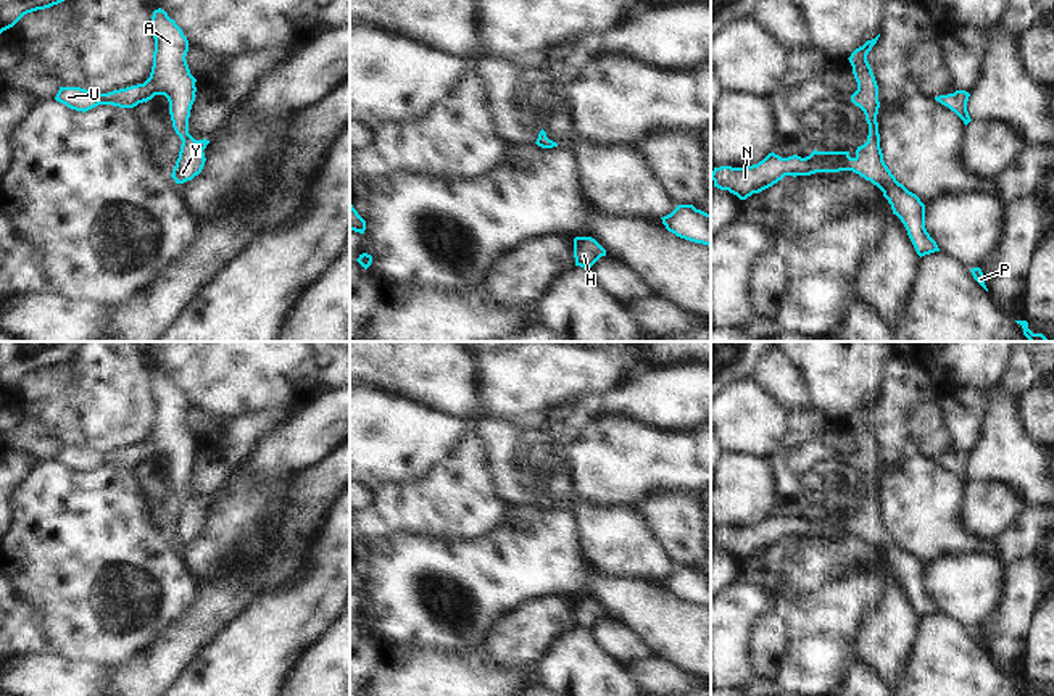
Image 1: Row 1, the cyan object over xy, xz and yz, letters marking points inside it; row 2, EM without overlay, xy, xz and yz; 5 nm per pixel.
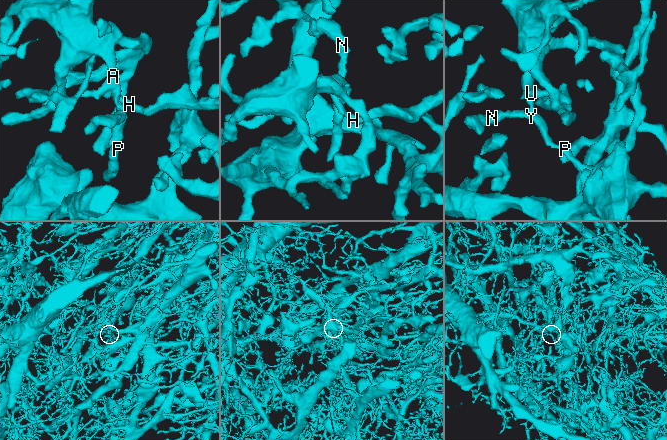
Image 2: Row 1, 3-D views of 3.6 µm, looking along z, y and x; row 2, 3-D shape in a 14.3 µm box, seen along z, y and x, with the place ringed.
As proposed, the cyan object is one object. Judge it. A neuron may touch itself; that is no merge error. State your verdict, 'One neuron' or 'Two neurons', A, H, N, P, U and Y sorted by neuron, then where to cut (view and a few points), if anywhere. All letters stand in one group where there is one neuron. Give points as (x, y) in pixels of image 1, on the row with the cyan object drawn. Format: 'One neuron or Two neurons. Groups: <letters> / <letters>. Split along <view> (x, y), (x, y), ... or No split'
One neuron. Groups: A H N P U Y. No split.

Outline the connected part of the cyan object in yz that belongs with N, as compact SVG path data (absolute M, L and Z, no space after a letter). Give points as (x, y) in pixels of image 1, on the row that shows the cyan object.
M880 34L875 39L867 40L848 58L857 82L857 90L851 95L851 102L864 111L869 124L867 142L857 147L854 158L849 156L849 151L814 150L806 158L798 155L782 158L772 151L762 161L748 168L714 168L711 179L714 180L714 187L728 190L740 200L746 200L753 193L759 193L772 187L785 176L796 177L811 176L815 172L853 171L865 180L870 180L883 192L883 197L891 205L893 214L901 219L917 255L922 258L925 255L940 251L936 242L925 229L925 205L915 193L909 192L896 180L885 164L880 148L877 122L880 108L878 85L867 61L867 55L877 44L878 37Z

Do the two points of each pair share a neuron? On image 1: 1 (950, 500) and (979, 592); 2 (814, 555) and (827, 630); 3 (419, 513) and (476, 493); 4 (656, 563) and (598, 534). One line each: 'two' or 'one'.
1: two
2: two
3: one
4: one

